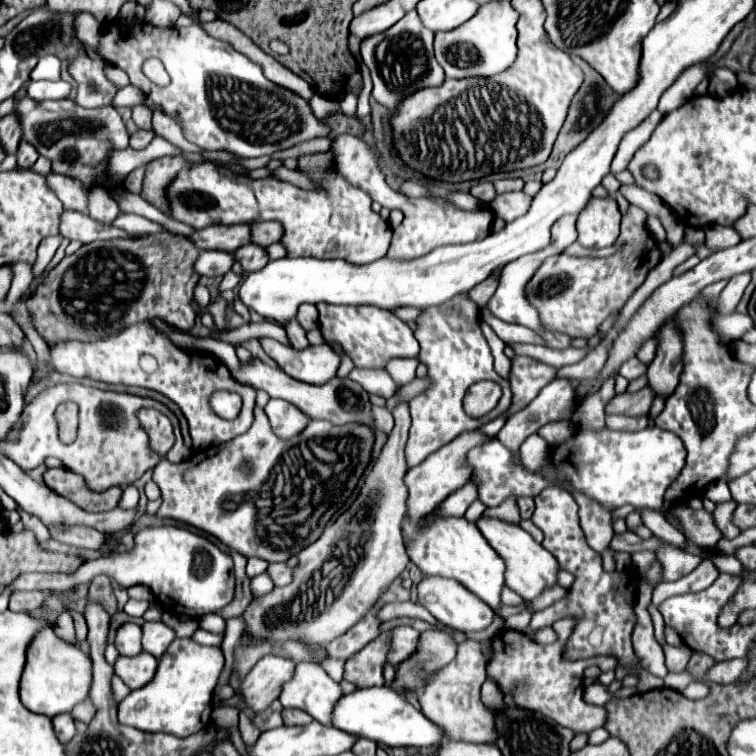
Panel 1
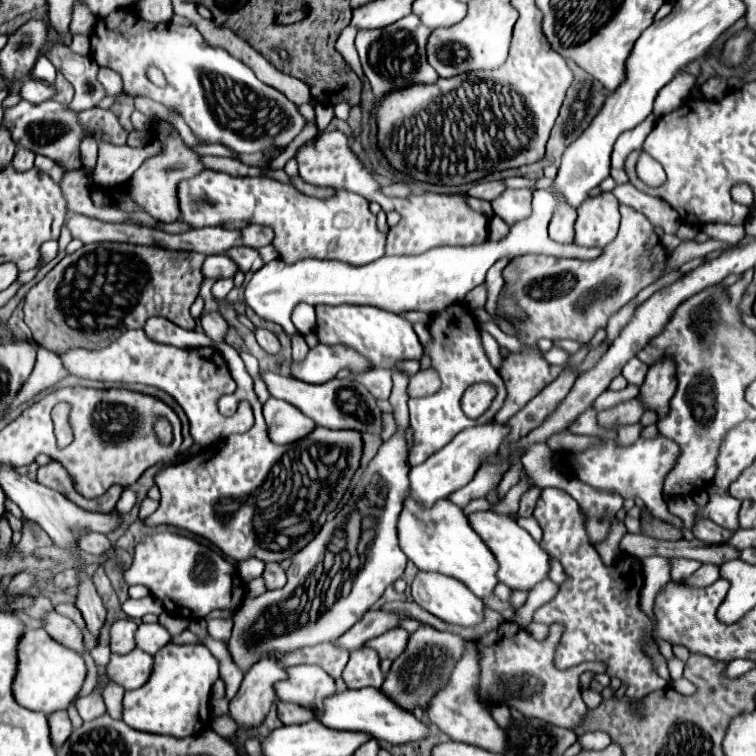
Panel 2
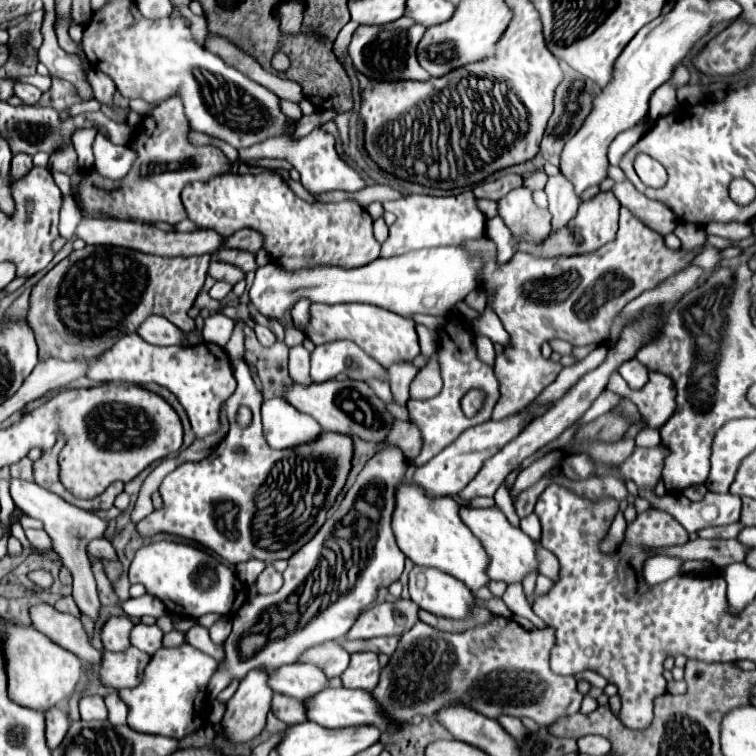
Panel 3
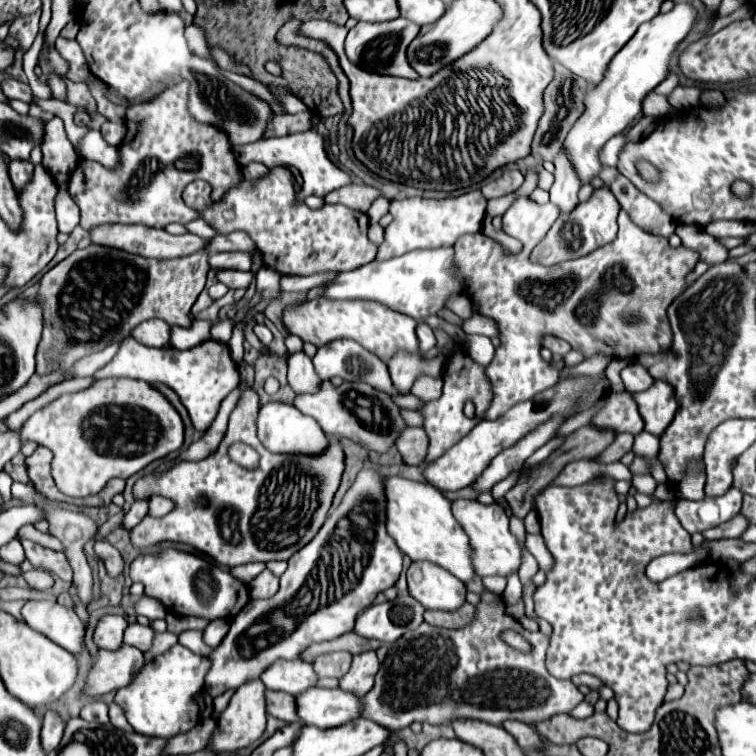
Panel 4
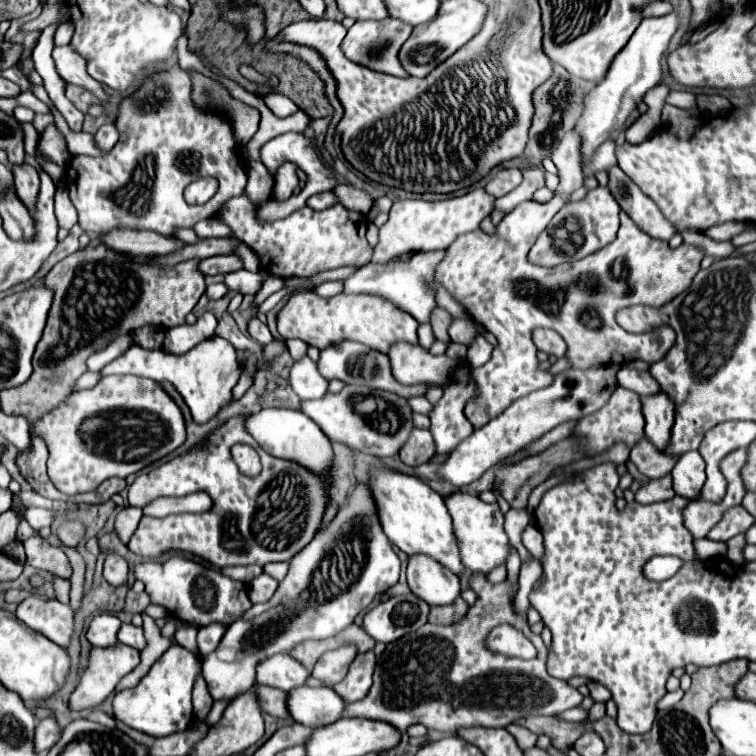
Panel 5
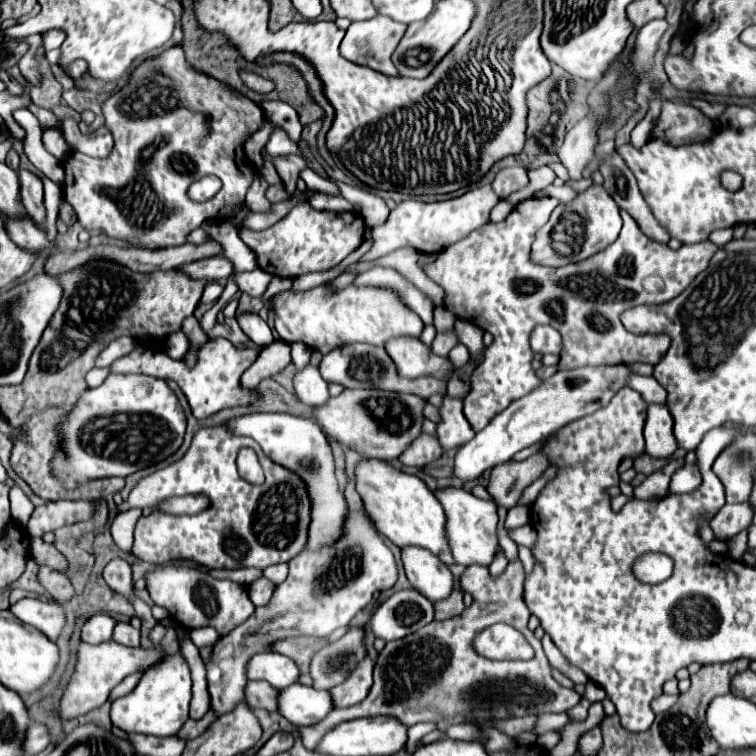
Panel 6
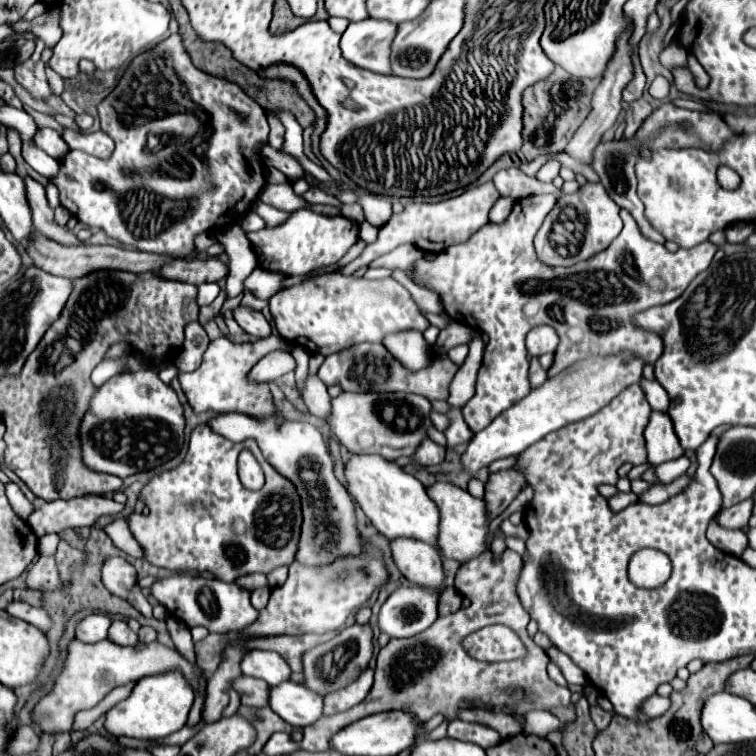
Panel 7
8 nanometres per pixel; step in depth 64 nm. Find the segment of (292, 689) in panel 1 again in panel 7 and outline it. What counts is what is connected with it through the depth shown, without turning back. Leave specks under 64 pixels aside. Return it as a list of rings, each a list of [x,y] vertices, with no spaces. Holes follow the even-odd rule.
[[[252,650],[248,652],[248,656],[244,656],[242,674],[266,680],[270,686],[280,686],[282,682],[290,680],[292,670],[280,654],[266,650]]]

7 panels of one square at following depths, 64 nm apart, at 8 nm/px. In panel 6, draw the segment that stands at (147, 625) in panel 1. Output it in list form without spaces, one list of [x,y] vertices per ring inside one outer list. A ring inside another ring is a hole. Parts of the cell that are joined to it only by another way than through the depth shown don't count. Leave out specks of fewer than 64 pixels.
[[[118,622],[116,628],[114,628],[114,636],[112,636],[116,642],[124,644],[124,646],[132,646],[132,648],[140,648],[140,630],[136,630],[134,626],[130,624],[124,624],[124,622]]]

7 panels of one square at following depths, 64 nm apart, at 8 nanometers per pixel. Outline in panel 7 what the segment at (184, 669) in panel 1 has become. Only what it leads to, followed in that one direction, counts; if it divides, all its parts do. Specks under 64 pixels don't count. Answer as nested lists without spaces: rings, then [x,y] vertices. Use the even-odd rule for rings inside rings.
[[[180,672],[144,676],[142,680],[136,682],[132,694],[126,700],[118,702],[114,708],[106,712],[106,730],[112,736],[130,736],[138,740],[166,738],[186,724],[192,700],[194,700],[192,688]]]

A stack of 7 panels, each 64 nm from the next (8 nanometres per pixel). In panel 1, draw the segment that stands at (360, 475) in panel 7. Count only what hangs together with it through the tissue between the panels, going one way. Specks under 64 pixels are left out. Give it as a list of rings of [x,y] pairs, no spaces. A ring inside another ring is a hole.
[[[464,518],[436,520],[432,528],[420,528],[420,524],[404,524],[404,542],[410,560],[422,570],[424,576],[442,576],[460,582],[496,612],[500,612],[500,594],[506,586],[504,572],[506,564],[488,544],[476,524],[466,522]]]

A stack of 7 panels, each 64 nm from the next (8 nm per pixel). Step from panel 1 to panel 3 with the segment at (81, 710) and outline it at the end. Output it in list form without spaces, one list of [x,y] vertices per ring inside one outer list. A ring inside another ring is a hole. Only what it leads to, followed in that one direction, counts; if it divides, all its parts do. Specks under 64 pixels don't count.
[[[86,696],[80,700],[80,716],[82,720],[104,720],[106,706],[102,696]]]

